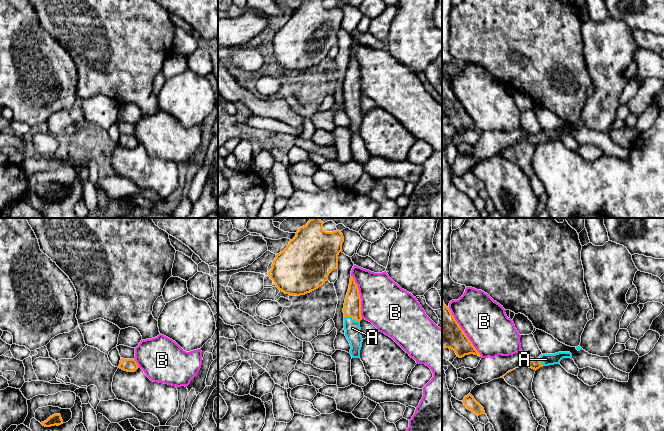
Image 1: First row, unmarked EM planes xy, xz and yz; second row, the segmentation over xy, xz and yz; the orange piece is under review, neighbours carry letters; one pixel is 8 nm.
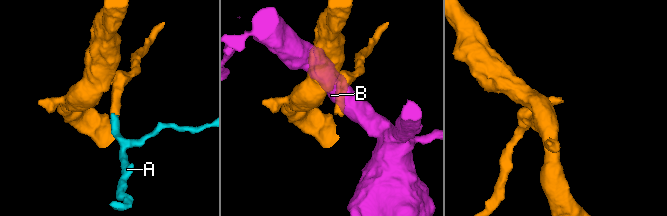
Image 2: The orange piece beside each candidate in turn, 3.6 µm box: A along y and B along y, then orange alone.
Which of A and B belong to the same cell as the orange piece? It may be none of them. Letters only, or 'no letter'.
A

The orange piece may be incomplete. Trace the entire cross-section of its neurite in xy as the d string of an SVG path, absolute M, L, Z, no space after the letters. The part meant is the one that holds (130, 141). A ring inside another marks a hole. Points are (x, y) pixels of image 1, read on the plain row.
M121 134L118 144L127 148L135 148L139 144L139 142L137 138L135 137L135 135Z

